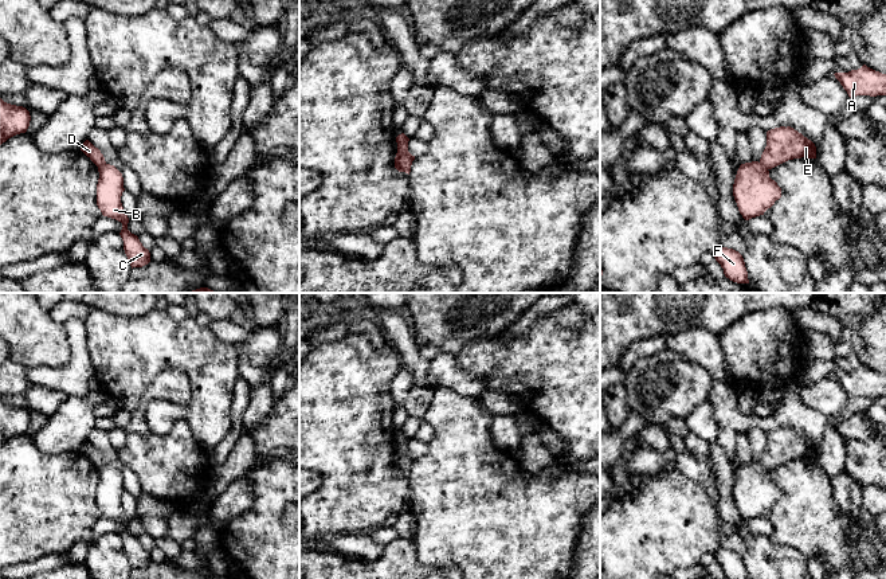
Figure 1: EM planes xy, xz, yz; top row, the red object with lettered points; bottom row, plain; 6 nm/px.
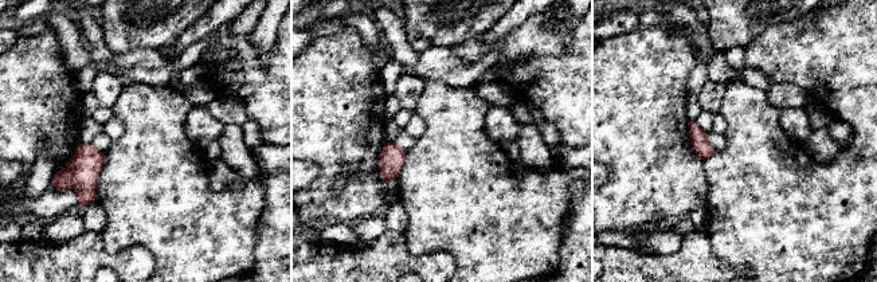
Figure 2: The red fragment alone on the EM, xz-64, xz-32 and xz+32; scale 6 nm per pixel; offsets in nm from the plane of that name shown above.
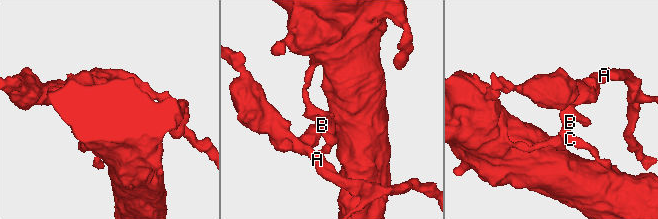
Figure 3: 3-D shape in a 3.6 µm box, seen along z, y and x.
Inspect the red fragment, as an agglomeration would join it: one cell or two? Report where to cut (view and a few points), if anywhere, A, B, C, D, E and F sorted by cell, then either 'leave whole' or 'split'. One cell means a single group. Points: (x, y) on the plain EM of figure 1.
cut in xz along (398, 452), (412, 461); A D E / B C F; split

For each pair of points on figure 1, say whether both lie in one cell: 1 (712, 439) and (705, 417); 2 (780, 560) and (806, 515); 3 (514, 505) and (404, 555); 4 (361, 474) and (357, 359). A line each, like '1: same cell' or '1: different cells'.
1: same cell
2: different cells
3: different cells
4: same cell

